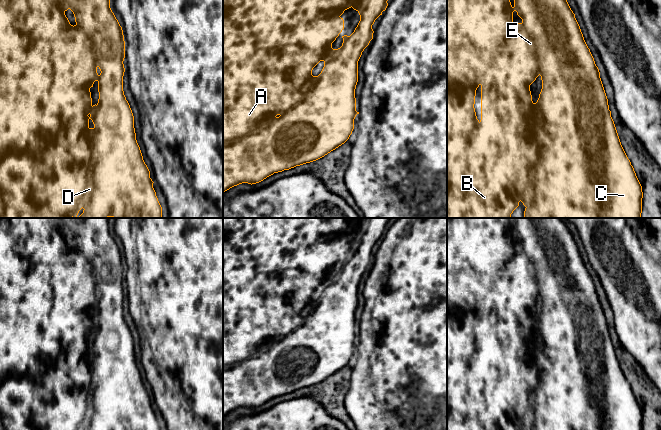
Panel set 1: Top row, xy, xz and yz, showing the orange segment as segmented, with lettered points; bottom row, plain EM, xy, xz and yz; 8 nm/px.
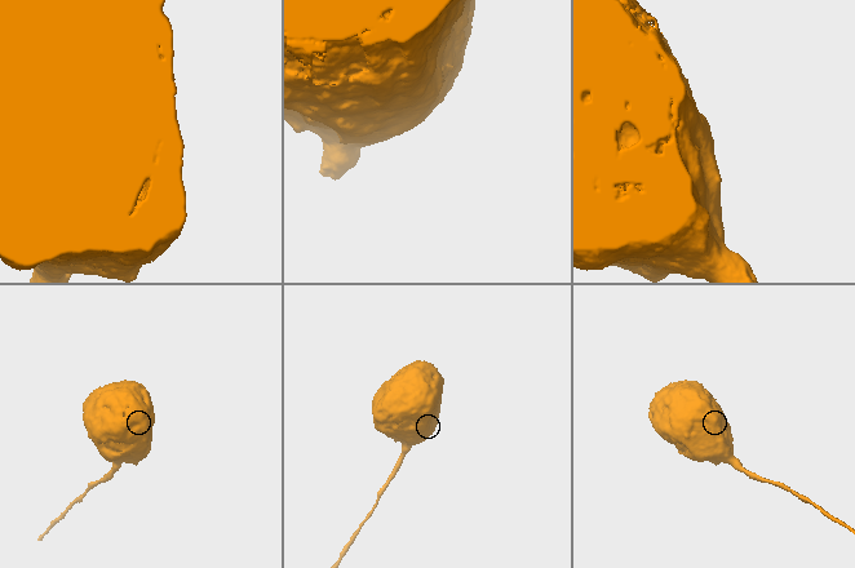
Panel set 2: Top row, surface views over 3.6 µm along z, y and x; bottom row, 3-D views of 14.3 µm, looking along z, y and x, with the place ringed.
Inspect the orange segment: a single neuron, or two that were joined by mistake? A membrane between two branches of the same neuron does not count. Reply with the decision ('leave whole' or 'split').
leave whole

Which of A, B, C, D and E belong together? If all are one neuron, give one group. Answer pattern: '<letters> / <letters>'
A B C D E

